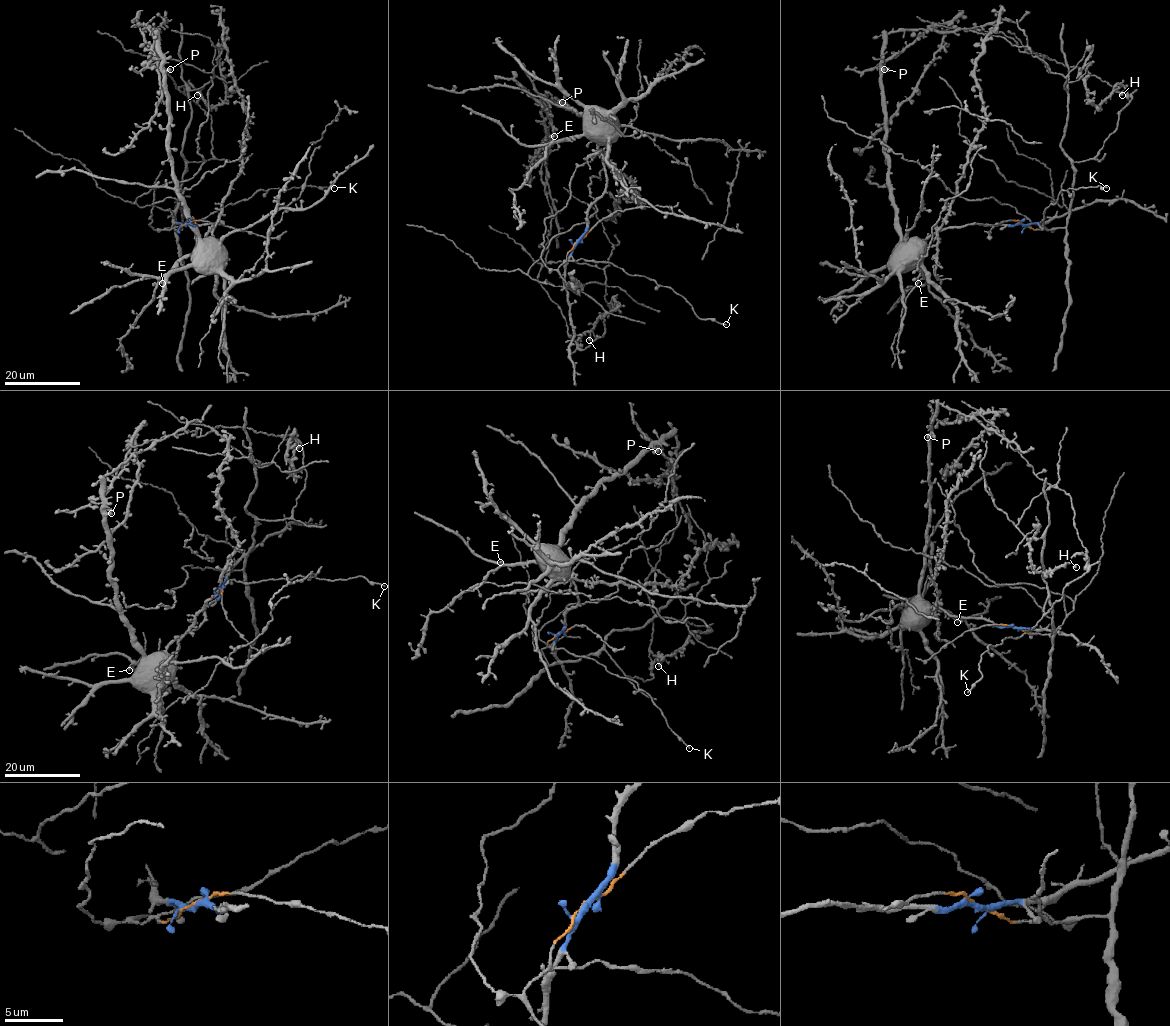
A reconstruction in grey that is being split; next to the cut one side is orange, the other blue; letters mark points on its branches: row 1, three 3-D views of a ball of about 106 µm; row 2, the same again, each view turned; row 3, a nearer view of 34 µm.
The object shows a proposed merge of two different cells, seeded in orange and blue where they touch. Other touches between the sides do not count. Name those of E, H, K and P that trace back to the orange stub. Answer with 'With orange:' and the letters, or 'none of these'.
With orange: H, K

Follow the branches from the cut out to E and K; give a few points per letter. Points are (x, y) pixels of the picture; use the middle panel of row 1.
E: (578, 241), (586, 227), (587, 209), (605, 189), (606, 171), (598, 142), (585, 136), (559, 140), (554, 136)
K: (578, 241), (567, 261), (609, 262), (631, 275), (645, 276), (670, 287), (700, 318), (726, 324)

